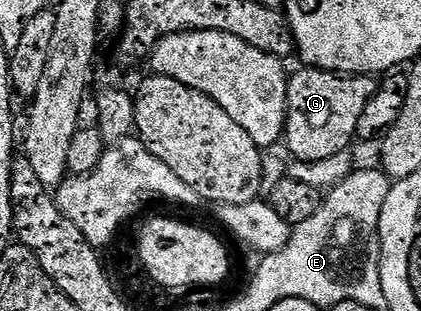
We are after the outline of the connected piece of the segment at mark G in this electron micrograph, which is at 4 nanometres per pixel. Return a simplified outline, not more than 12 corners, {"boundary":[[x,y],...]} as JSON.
{"boundary":[[303,68],[288,82],[286,143],[324,162],[357,137],[378,82]]}

